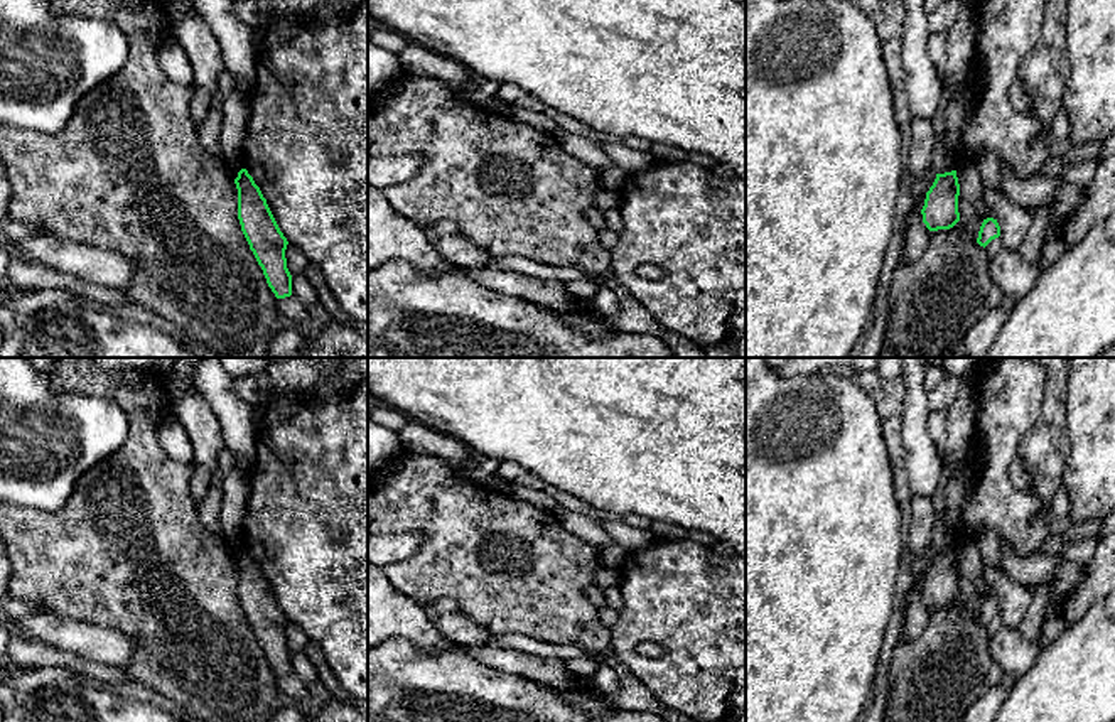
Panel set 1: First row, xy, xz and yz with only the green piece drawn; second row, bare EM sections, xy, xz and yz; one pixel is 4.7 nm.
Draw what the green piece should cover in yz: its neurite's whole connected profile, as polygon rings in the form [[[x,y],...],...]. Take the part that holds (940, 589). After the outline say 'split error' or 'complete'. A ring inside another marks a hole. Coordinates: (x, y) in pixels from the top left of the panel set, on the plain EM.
[[[965,464],[945,476],[935,493],[933,545],[938,550],[921,587],[929,609],[950,607],[960,599],[956,555],[960,518],[973,494],[975,471]]] | split error

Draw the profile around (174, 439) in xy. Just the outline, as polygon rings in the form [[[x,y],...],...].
[[[170,417],[159,428],[159,442],[170,459],[184,464],[194,462],[194,447],[189,434],[175,417]]]

